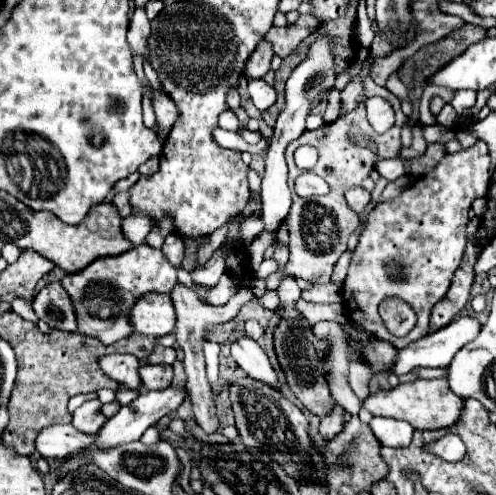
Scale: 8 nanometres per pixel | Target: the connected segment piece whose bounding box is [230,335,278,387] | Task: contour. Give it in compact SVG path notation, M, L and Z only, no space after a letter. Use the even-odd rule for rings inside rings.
M240 335L240 339L230 343L232 349L232 359L238 363L238 367L242 367L242 371L254 379L260 379L272 387L278 387L276 383L276 373L264 353L264 349L258 345L258 341L254 341L248 335Z

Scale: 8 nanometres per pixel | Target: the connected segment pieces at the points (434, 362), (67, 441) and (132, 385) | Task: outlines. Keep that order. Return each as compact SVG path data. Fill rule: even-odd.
M464 315L456 317L446 327L410 343L398 351L396 365L390 373L404 375L416 367L446 367L458 349L474 341L480 333L480 321L476 317Z
M50 425L36 437L36 451L46 459L62 461L92 443L92 435L80 433L72 425Z
M112 353L100 359L100 369L114 381L126 385L128 389L138 389L142 385L138 377L138 359L128 353Z

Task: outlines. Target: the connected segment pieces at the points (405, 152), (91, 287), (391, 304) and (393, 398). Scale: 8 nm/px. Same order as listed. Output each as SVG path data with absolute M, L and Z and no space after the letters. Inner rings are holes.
M414 129L412 131L412 137L414 137L414 141L412 141L412 147L410 149L402 149L400 151L400 155L402 157L408 157L408 159L418 159L418 157L422 157L424 155L424 151L426 151L426 141L424 141L424 137L422 137L422 133L420 133L420 129Z
M144 243L132 247L128 253L120 253L120 257L100 257L100 261L92 261L92 265L84 267L80 273L68 273L60 283L76 309L78 333L112 345L134 333L132 321L128 321L132 305L144 293L170 293L176 281L176 269L168 263L164 253Z
M386 297L380 303L380 317L384 319L388 331L397 337L406 336L416 321L416 313L406 301L400 301L398 297Z
M418 379L412 383L400 383L388 391L378 389L376 393L370 393L362 401L362 407L368 409L372 415L408 421L414 429L440 429L440 427L450 427L458 421L462 399L452 393L446 379L432 379L432 381Z

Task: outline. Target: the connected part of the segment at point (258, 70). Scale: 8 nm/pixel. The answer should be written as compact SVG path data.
M260 41L256 51L252 53L252 57L248 59L246 67L244 67L244 77L246 79L256 79L256 77L264 77L270 69L270 61L274 57L274 49L268 41Z

